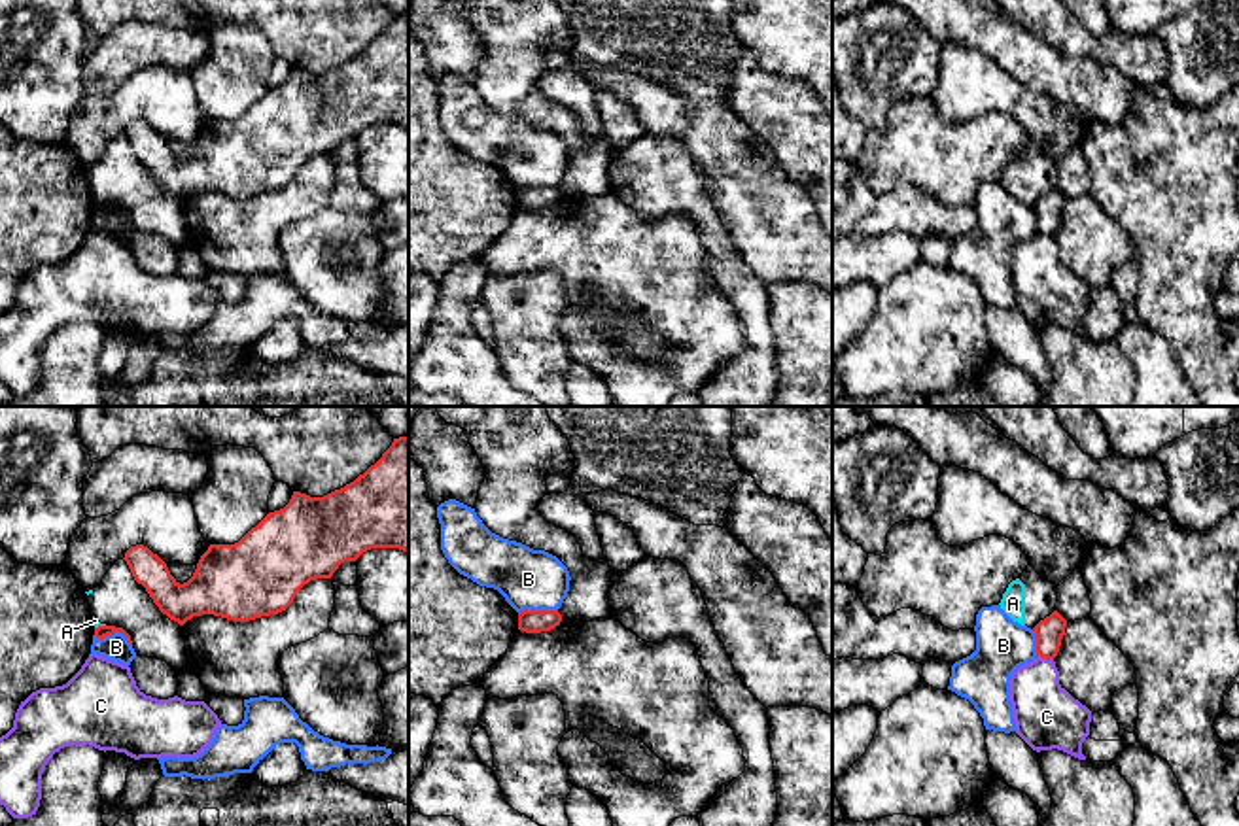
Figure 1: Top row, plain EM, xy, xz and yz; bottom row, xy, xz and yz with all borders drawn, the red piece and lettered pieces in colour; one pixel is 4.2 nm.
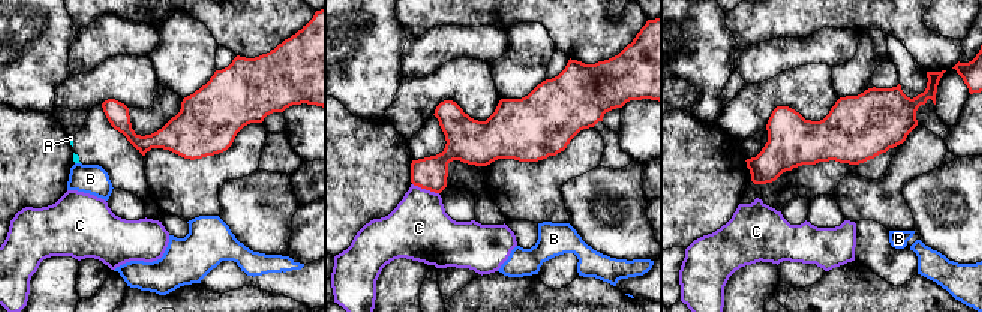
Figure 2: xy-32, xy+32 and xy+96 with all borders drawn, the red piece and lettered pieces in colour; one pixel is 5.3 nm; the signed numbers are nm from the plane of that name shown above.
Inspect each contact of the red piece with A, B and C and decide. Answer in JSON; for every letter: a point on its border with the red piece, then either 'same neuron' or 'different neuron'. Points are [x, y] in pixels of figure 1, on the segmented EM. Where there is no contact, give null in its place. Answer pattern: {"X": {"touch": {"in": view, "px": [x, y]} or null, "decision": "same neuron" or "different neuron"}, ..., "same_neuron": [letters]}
{"A": {"touch": {"in": "xy", "px": [99, 626]}, "decision": "different neuron"}, "B": {"touch": {"in": "xy", "px": [114, 632]}, "decision": "different neuron"}, "C": {"touch": {"in": "yz", "px": [1047, 658]}, "decision": "different neuron"}, "same_neuron": []}

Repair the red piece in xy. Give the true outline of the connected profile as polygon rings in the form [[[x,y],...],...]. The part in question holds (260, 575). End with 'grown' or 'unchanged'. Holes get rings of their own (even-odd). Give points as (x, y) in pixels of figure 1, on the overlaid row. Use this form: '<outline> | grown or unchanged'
[[[409,435],[393,439],[382,457],[344,488],[323,497],[293,491],[284,508],[269,512],[238,542],[210,544],[183,584],[144,544],[131,546],[123,559],[159,611],[183,626],[201,614],[233,622],[278,614],[293,603],[305,584],[331,578],[340,563],[356,561],[371,548],[409,552]]] | unchanged

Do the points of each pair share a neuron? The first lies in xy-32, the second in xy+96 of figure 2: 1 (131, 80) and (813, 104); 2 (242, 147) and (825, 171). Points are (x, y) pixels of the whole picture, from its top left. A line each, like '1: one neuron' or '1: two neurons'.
1: one neuron
2: two neurons

